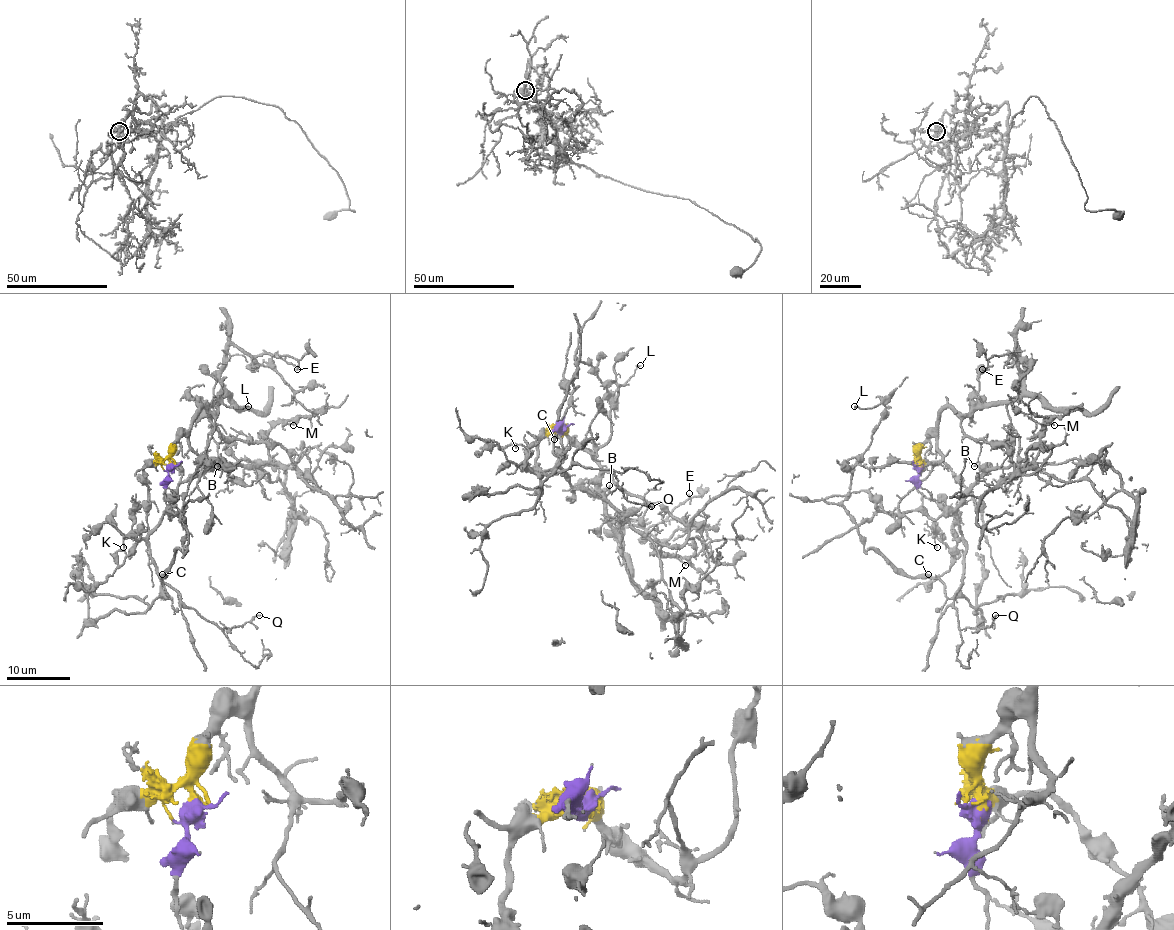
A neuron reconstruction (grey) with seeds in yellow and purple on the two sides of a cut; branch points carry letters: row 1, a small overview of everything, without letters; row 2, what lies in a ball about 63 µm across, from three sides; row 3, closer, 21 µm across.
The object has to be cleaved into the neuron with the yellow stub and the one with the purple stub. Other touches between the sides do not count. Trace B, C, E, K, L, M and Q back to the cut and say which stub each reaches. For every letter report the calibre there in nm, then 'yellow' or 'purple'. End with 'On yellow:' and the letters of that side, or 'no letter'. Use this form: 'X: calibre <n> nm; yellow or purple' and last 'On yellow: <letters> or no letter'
B: calibre 120 nm; yellow
C: calibre 460 nm; purple
E: calibre 190 nm; yellow
K: calibre 100 nm; purple
L: calibre 170 nm; purple
M: calibre 140 nm; purple
Q: calibre 140 nm; purple
On yellow: B, E

